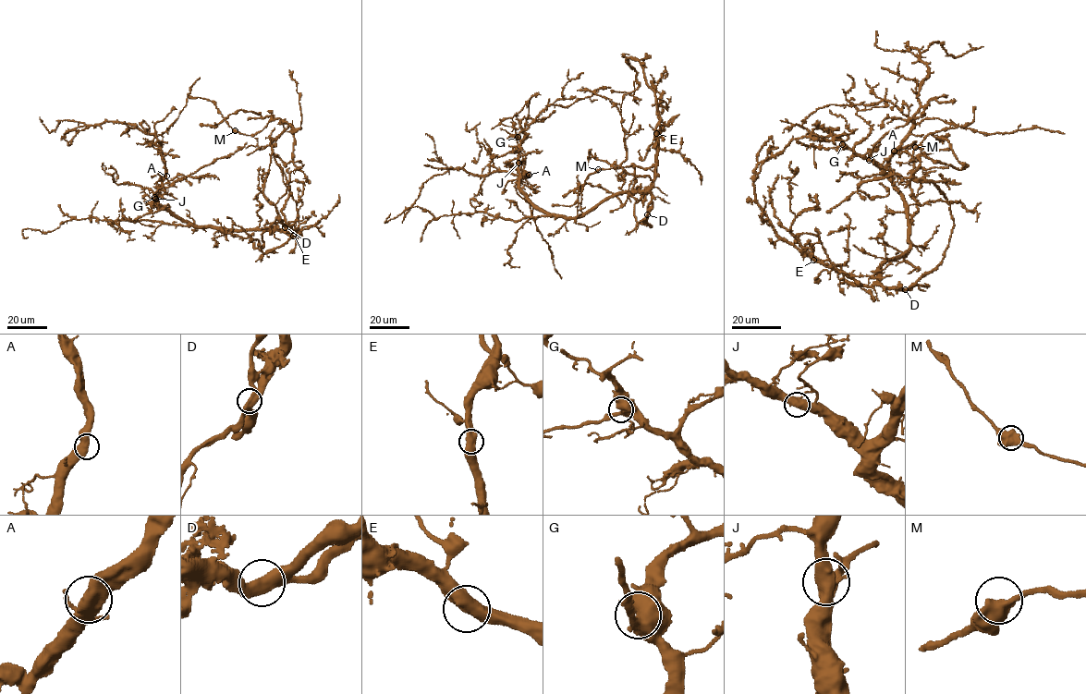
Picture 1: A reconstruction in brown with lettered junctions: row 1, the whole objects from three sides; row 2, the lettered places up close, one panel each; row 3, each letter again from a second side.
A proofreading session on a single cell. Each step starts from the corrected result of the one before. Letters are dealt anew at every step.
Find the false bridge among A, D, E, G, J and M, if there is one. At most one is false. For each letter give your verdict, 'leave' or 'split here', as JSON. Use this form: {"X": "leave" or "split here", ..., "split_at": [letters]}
{"A": "leave", "D": "leave", "E": "leave", "G": "leave", "J": "leave", "M": "leave", "split_at": []}

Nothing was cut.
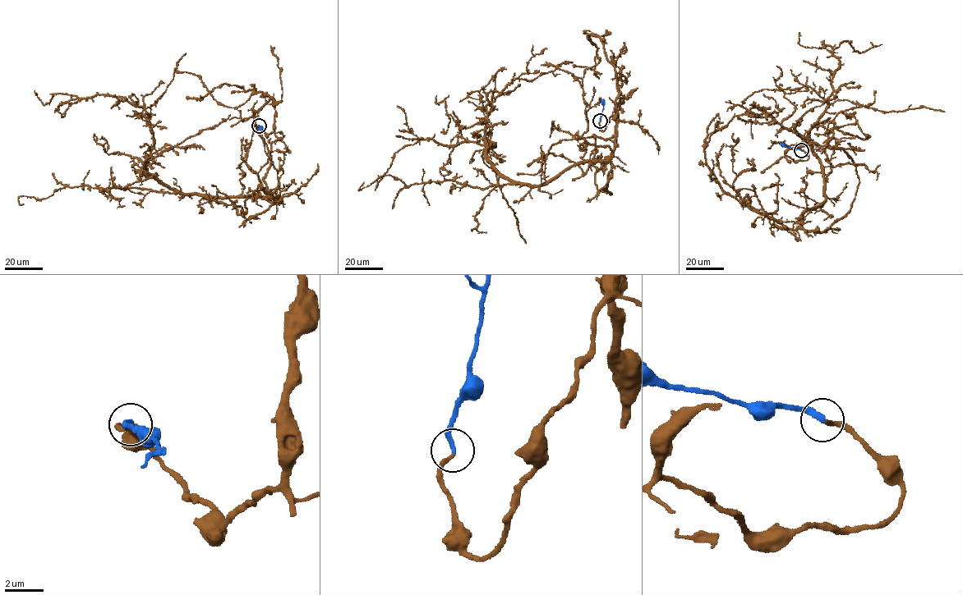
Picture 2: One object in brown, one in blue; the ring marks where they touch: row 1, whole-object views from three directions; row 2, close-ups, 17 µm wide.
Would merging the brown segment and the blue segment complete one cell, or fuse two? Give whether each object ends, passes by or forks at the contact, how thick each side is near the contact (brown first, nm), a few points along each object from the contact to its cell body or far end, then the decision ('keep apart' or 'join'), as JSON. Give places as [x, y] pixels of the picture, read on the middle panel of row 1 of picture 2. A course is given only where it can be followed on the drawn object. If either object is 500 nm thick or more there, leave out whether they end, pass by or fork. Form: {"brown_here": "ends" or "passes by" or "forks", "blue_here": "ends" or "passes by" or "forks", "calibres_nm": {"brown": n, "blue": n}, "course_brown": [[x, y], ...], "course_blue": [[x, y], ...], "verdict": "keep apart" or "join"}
{"brown_here": "ends", "blue_here": "ends", "calibres_nm": {"brown": 220, "blue": 240}, "course_brown": [[600, 121], [615, 105], [595, 175], [610, 194], [609, 162], [527, 185], [495, 144], [427, 139], [375, 190]], "course_blue": [[600, 121], [603, 103], [599, 99]], "verdict": "join"}

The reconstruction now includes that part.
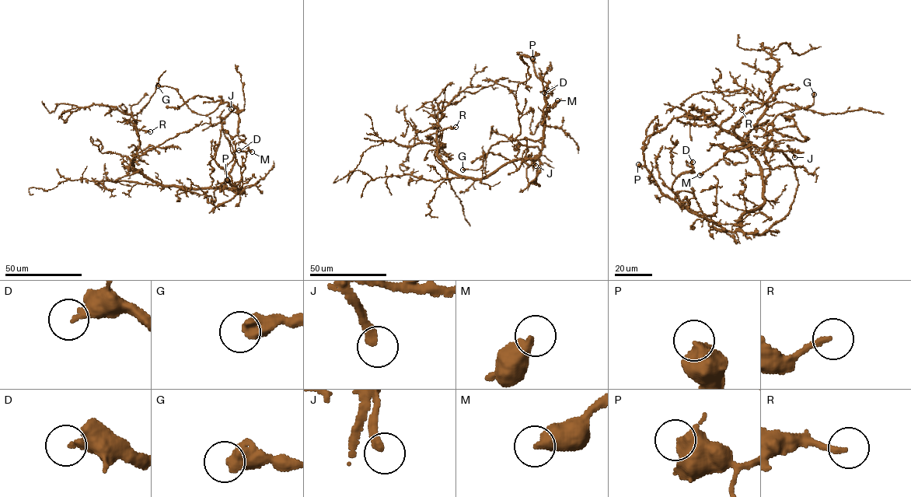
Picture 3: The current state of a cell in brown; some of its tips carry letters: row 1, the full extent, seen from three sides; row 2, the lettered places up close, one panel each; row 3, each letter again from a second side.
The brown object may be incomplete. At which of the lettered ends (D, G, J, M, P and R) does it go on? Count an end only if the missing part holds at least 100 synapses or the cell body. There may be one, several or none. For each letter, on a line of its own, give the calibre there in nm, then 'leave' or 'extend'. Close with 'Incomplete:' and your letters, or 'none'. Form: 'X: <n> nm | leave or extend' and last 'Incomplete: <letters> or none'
D: 280 nm | leave
G: 600 nm | leave
J: 240 nm | leave
M: 440 nm | leave
P: 420 nm | leave
R: 190 nm | leave
Incomplete: none

